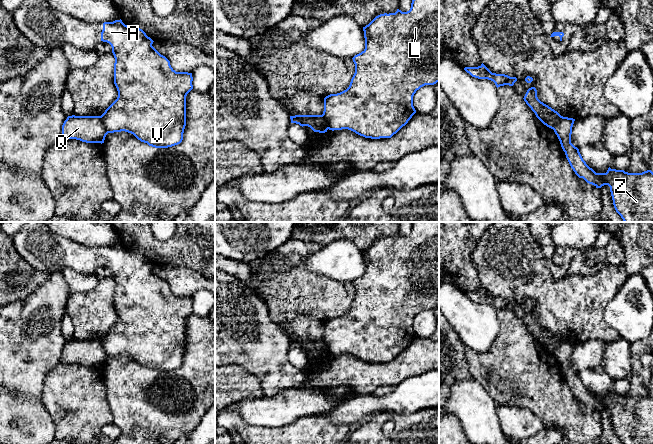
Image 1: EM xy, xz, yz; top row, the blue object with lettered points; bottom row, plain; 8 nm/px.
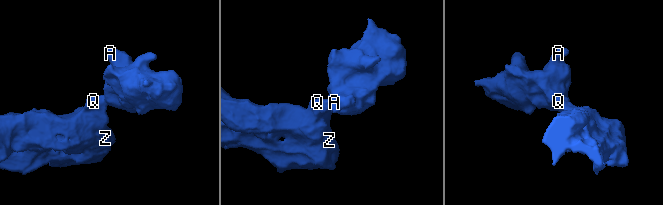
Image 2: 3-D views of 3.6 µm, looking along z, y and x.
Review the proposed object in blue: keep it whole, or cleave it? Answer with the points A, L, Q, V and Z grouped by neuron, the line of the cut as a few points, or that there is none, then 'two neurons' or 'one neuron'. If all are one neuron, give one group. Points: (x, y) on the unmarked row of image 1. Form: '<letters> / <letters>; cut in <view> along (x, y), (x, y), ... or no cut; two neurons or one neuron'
A L V / Q Z; cut in xy along (99, 340), (107, 357); two neurons

